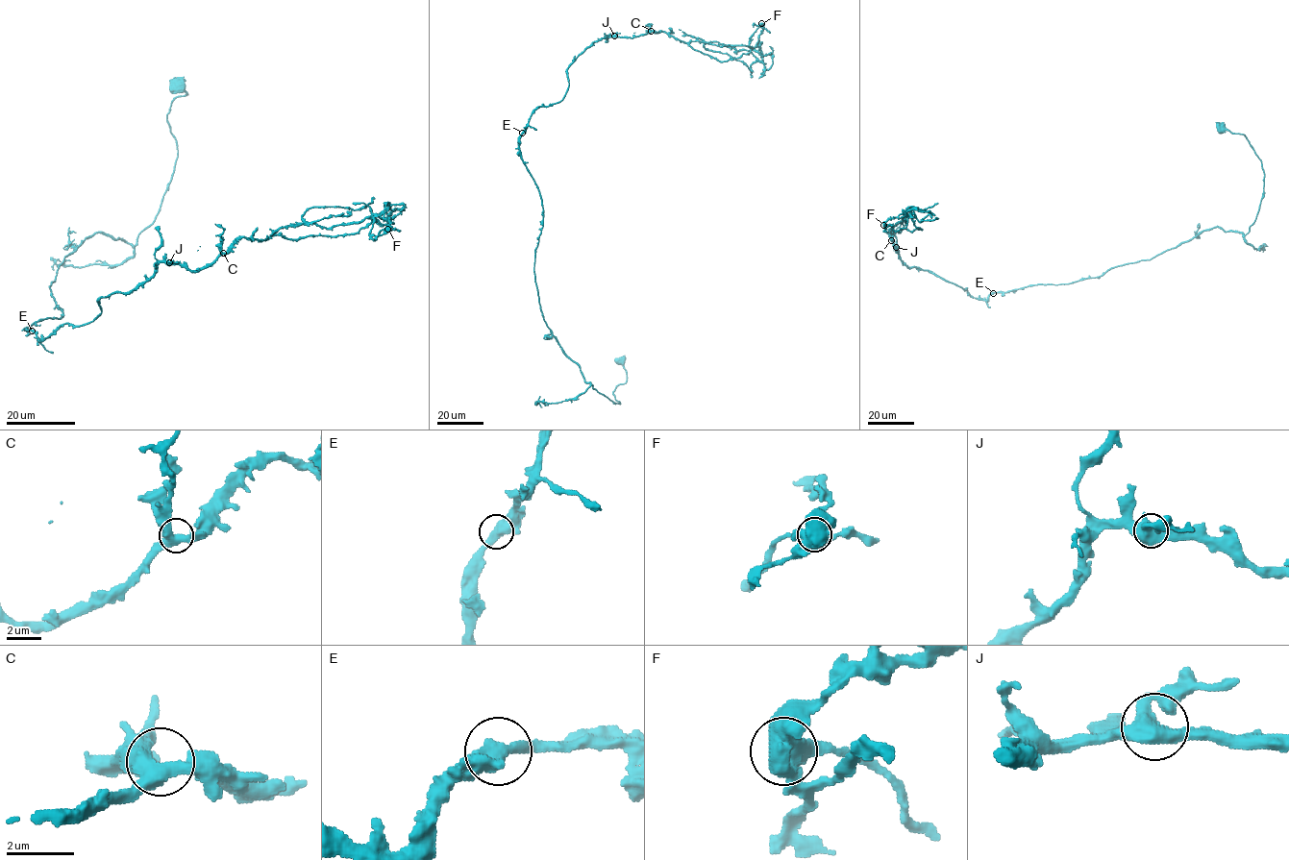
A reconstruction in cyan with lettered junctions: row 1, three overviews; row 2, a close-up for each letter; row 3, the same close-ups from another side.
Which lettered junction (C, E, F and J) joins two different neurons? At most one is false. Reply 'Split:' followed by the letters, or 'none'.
Split: F

